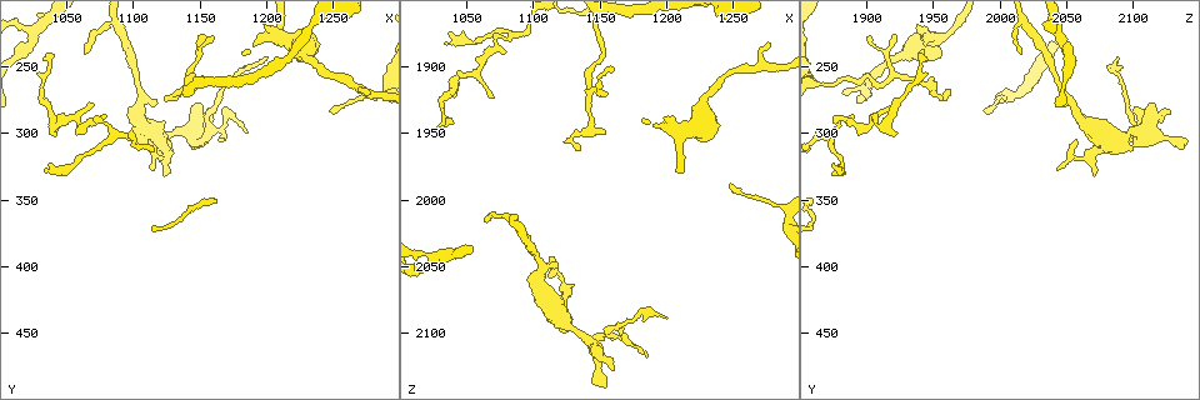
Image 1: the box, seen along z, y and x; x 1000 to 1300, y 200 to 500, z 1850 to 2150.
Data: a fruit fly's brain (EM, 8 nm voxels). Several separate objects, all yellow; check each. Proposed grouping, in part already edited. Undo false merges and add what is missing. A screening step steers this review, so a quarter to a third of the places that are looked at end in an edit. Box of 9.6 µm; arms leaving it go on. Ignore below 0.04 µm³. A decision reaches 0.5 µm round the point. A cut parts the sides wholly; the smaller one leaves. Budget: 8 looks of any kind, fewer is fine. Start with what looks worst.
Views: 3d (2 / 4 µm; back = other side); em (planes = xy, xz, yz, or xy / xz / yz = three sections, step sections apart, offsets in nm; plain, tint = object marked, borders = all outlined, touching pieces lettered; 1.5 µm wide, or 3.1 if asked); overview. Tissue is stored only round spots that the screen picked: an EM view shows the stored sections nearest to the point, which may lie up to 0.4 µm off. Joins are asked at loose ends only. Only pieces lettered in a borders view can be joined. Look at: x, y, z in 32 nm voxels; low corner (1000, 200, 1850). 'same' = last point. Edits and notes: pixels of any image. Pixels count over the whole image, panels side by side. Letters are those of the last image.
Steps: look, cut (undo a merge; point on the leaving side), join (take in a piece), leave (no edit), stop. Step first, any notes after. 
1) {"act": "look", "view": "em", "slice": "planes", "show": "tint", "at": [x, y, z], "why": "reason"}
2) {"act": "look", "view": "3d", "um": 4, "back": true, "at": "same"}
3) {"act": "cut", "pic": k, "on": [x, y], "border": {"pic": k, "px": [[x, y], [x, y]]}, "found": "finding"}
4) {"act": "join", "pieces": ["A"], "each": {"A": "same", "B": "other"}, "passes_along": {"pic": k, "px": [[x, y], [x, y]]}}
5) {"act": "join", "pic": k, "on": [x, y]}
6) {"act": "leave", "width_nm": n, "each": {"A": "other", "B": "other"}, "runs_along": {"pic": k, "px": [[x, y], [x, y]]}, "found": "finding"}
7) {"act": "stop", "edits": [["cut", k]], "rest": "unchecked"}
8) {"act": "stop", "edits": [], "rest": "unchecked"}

{"act": "look", "view": "3d", "um": 2, "at": [1068, 240, 2016], "why": "an open end"}

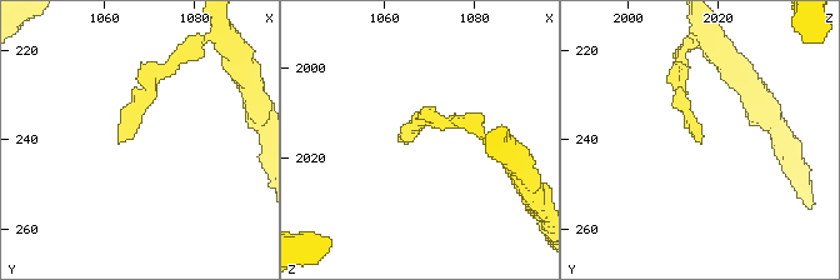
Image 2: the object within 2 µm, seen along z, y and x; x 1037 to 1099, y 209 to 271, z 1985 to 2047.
{"act": "look", "view": "em", "slice": "planes", "show": "borders", "at": [1067, 240, 2016]}

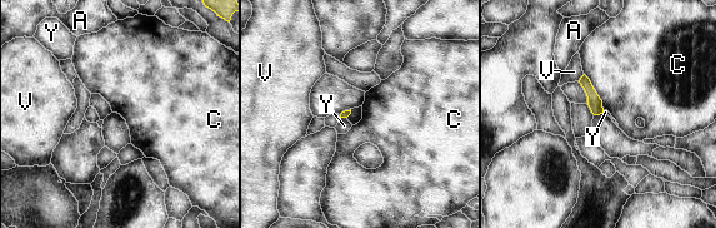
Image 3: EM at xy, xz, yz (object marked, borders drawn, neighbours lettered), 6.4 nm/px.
{"act": "leave", "each": {"A": "other", "C": "other", "V": "other", "Y": "other"}, "border": {"pic": 3, "px": [[584, 73], [601, 100], [604, 109]]}, "found": "none of them fits"}

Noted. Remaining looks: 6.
{"act": "look", "view": "3d", "um": 4, "at": [1140, 298, 2108], "why": "sudden change in width"}

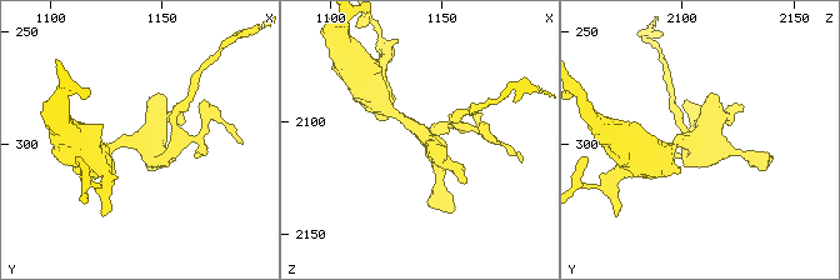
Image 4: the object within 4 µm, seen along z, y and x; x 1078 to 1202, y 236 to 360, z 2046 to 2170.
{"act": "look", "view": "em", "slice": "xz", "step": 8, "show": "tint", "at": [1141, 300, 2105], "why": "now the EM"}

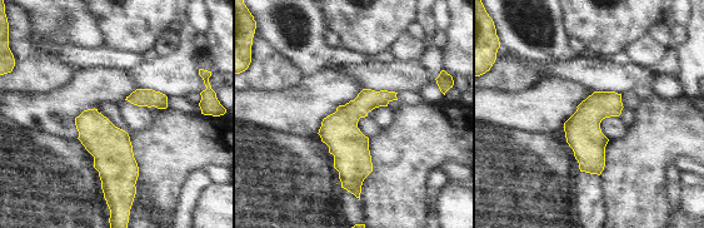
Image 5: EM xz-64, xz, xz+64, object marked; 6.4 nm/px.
{"act": "look", "view": "em", "slice": "planes", "show": "borders", "at": "same", "why": "cut it another way"}

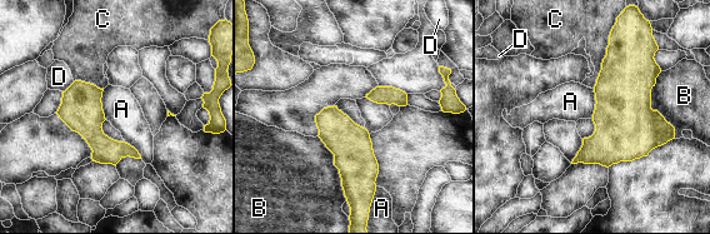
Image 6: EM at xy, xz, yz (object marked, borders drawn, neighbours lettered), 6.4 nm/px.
{"act": "leave", "longest_contact_nm": ["B", 440], "each": {"A": "other", "B": "other", "C": "other", "D": "other"}, "found": "continuous, no second neuron"}

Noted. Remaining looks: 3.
{"act": "look", "view": "em", "slice": "planes", "show": "borders", "at": [1276, 268, 1882], "why": "free end"}

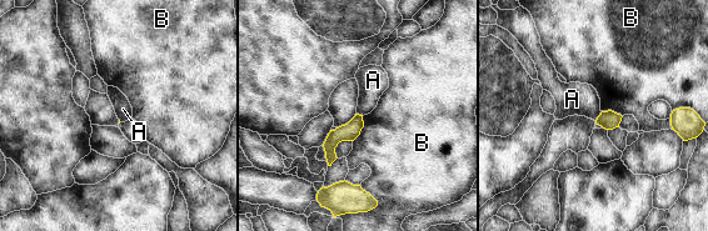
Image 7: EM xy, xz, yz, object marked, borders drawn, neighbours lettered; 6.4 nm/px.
{"act": "leave", "each": {"A": "other", "B": "other"}, "runs_along": {"pic": 7, "px": [[359, 117], [329, 145], [329, 159]]}, "found": "no lettered piece goes on from it"}

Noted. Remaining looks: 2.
{"act": "stop", "edits": [], "rest": "unchecked"}

